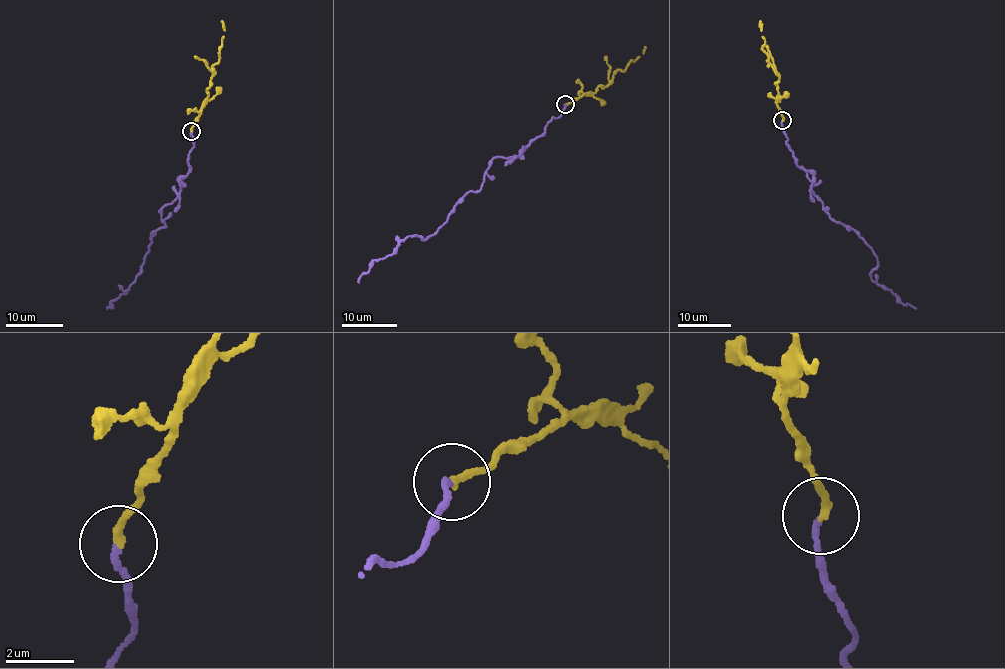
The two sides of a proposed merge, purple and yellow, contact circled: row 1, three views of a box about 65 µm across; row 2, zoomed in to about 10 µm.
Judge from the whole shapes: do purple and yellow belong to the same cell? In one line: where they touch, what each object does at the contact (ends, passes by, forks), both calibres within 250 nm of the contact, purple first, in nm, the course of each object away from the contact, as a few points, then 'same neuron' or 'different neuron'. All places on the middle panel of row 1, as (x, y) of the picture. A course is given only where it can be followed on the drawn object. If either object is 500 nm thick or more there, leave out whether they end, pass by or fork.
at (565, 104); purple ends there; yellow ends there; 170 nm thick on the purple side, 220 nm on the other; purple runs (565, 105), (515, 158), (494, 159), (481, 187), (469, 192), (433, 235), (405, 238), (358, 283); yellow runs (565, 105), (608, 85), (618, 71), (624, 70), (643, 53), (644, 46); same neuron

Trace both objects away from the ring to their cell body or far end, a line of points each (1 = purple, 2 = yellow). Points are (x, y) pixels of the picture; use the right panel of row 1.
1: (782, 121), (788, 149), (806, 170), (814, 195), (832, 220), (855, 231), (876, 256), (871, 280), (916, 308)
2: (782, 121), (777, 104), (778, 74), (767, 62), (769, 55), (763, 49), (765, 38), (762, 37), (760, 20)

